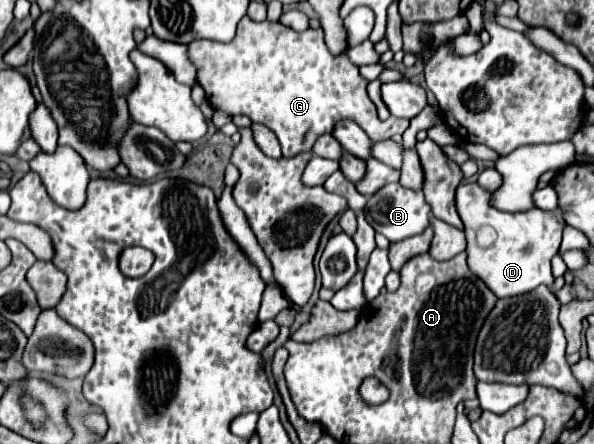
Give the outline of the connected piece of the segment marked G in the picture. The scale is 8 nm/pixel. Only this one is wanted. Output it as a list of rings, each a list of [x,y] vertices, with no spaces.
[[[244,17],[238,23],[236,37],[230,43],[214,43],[200,39],[190,43],[188,49],[190,49],[190,59],[198,67],[198,83],[204,87],[210,105],[214,109],[226,111],[228,115],[246,115],[254,123],[266,125],[278,137],[284,157],[294,157],[302,151],[312,151],[316,139],[324,133],[332,133],[336,123],[344,119],[358,123],[372,141],[384,141],[396,133],[402,135],[408,127],[408,121],[396,117],[390,117],[386,121],[378,119],[376,105],[370,101],[366,93],[368,81],[360,77],[358,67],[352,65],[344,55],[338,57],[330,55],[324,43],[322,29],[308,29],[296,33],[280,23],[272,21],[256,23],[250,17]]]

